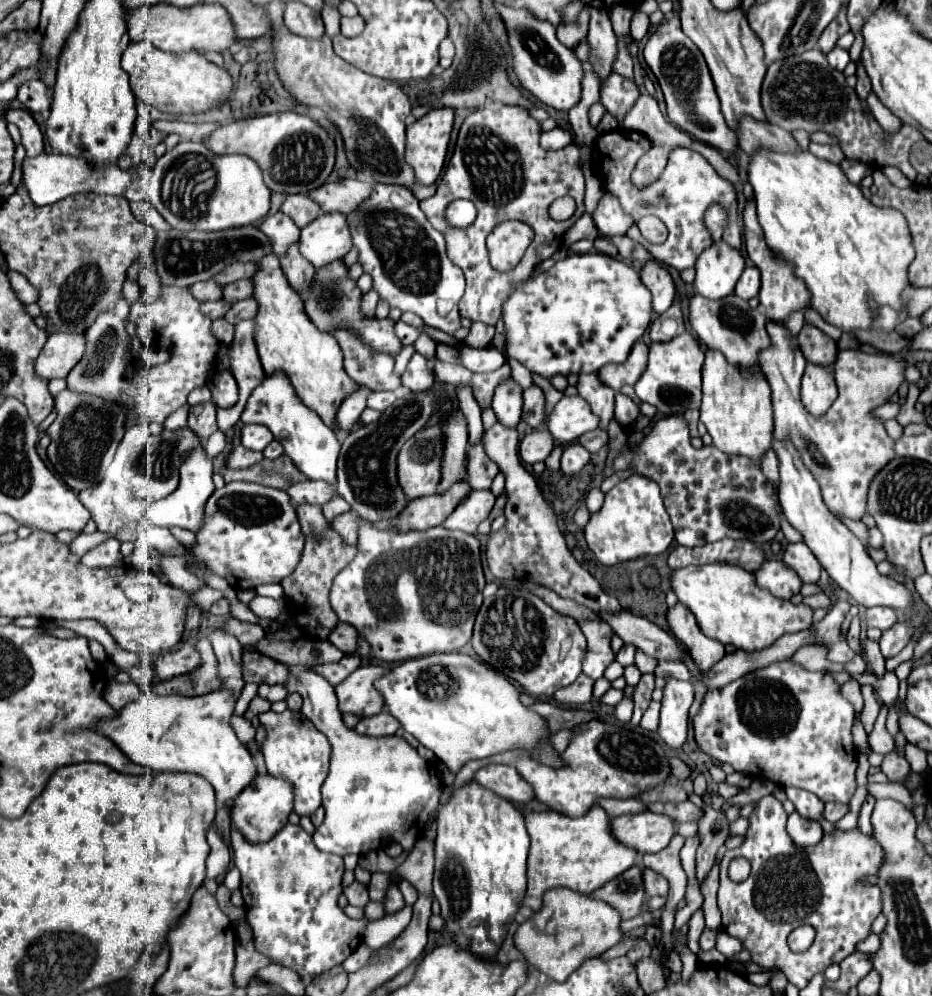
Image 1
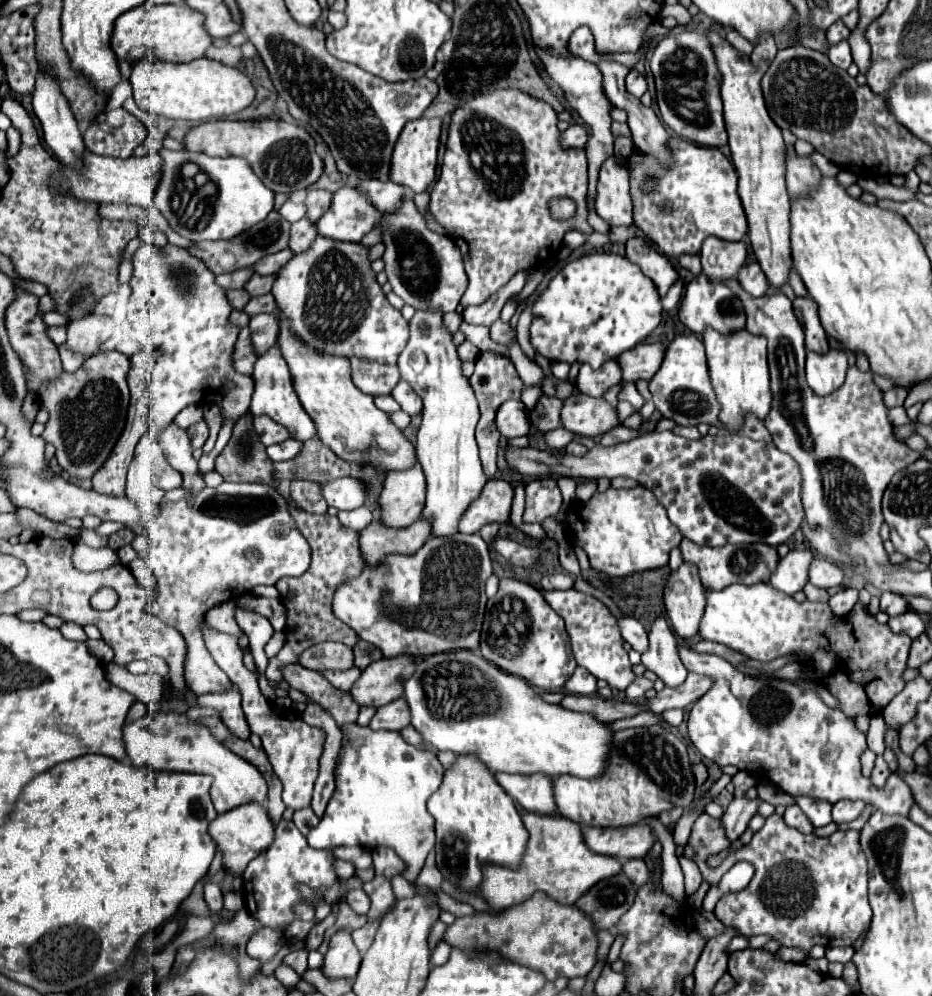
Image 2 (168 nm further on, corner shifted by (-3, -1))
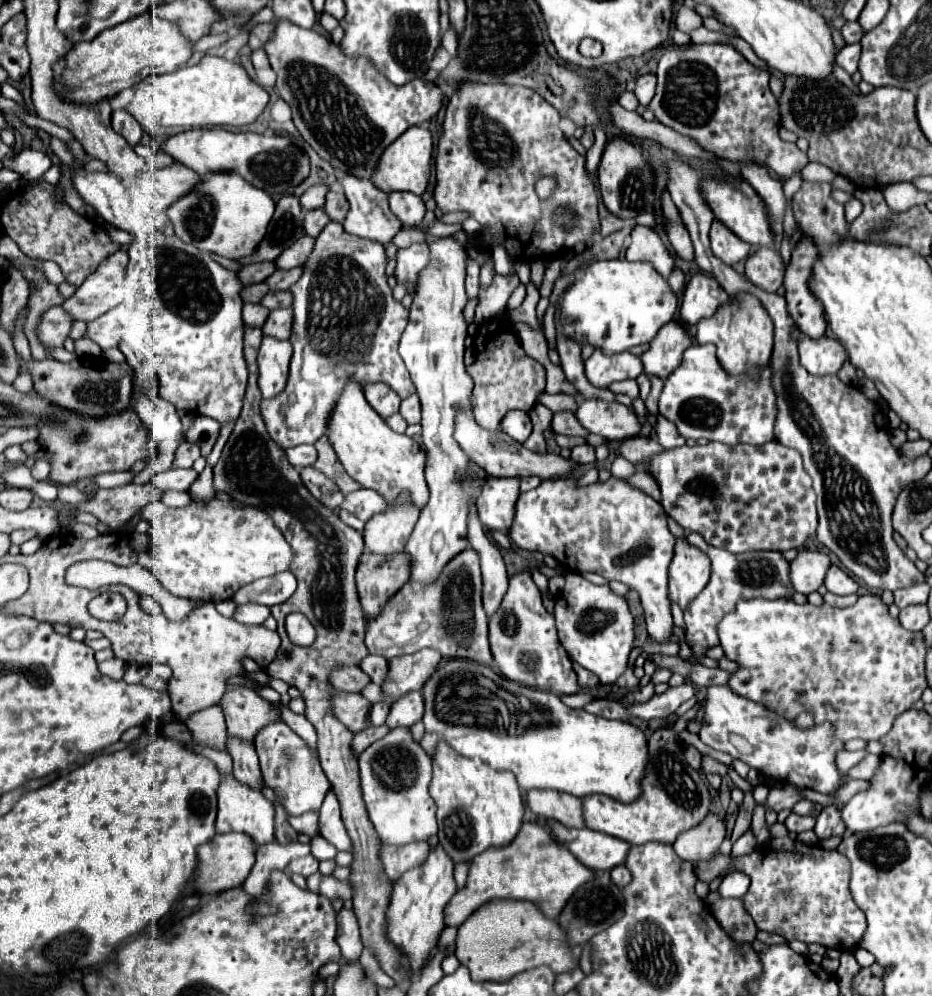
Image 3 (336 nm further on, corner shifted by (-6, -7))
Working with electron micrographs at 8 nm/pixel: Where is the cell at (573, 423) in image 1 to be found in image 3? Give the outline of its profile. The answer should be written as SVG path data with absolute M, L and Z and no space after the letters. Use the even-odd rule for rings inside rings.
M586 400L578 406L576 418L592 434L600 434L608 440L626 440L626 436L640 434L640 420L632 408L618 402Z

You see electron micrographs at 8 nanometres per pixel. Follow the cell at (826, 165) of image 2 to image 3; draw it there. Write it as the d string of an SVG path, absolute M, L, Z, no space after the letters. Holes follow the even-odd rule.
M690 44L690 48L670 48L660 58L656 74L658 88L648 110L654 112L658 122L694 138L704 150L730 160L762 158L762 162L786 178L808 164L806 154L798 150L796 144L784 142L778 136L778 102L770 92L768 72L752 66L732 44Z

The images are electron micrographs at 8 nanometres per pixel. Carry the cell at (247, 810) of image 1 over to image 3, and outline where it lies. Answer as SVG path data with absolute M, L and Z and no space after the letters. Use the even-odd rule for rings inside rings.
M230 832L230 834L216 834L214 840L198 846L198 876L192 880L192 888L200 896L212 896L222 890L234 888L238 884L244 884L246 876L250 874L254 862L256 862L256 850L254 840L246 834Z

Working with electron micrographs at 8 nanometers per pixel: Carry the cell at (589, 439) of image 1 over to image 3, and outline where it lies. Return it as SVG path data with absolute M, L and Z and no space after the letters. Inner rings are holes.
M646 436L628 438L620 446L620 454L634 464L646 464L646 460L650 460L650 456L656 456L658 452L664 452L664 448L656 440Z

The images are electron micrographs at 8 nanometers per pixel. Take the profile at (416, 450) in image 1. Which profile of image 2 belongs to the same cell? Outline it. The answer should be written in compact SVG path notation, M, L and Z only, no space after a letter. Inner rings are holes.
M415 462L407 470L387 472L383 492L379 496L381 520L387 526L409 526L421 518L423 502L427 494L427 482L423 468Z

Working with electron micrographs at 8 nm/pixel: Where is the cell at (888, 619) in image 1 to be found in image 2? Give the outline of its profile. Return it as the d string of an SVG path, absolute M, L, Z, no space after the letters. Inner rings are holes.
M883 592L881 594L881 612L885 612L889 618L903 614L907 610L907 600L899 594L893 592Z

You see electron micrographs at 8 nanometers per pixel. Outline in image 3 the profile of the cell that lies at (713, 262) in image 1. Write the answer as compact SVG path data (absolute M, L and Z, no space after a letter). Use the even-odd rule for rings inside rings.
M718 220L712 222L710 242L712 242L714 254L730 266L746 260L750 254L750 244L746 244L744 240L738 240L738 236L734 236L730 228L726 228L724 224L718 224Z

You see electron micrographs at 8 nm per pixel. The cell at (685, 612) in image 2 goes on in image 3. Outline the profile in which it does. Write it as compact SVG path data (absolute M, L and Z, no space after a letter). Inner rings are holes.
M676 538L674 558L668 568L670 600L686 608L694 600L710 578L710 558L694 548L686 538Z

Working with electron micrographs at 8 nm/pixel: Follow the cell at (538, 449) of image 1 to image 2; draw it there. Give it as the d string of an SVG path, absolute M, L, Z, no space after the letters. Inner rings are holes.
M557 428L557 430L553 430L553 432L547 432L543 438L545 438L547 448L551 448L551 450L561 450L561 448L565 448L565 446L573 440L573 436L575 436L575 434L571 434L571 432L565 430L565 428Z

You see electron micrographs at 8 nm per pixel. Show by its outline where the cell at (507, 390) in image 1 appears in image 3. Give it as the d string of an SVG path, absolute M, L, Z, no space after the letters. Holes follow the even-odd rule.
M510 410L502 422L500 422L500 428L502 432L506 432L510 438L514 438L516 442L526 442L526 438L530 436L532 432L532 422L528 418L526 412L520 412L520 410Z

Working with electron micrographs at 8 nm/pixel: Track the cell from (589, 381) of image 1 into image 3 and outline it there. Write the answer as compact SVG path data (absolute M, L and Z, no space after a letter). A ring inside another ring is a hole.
M594 350L586 360L586 376L594 386L610 386L612 382L636 378L642 374L642 360L630 352L618 352L618 356L606 356L604 352Z

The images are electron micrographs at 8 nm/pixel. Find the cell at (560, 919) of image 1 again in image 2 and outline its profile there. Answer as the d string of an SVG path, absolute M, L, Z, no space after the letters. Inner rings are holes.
M535 892L527 902L513 906L497 916L489 916L487 912L477 912L475 916L457 918L451 926L447 926L443 940L451 946L463 950L495 950L501 956L521 962L527 968L539 970L547 980L557 978L577 978L587 976L597 962L599 938L597 930L579 910L577 906L563 906L553 898L547 898L543 892Z

